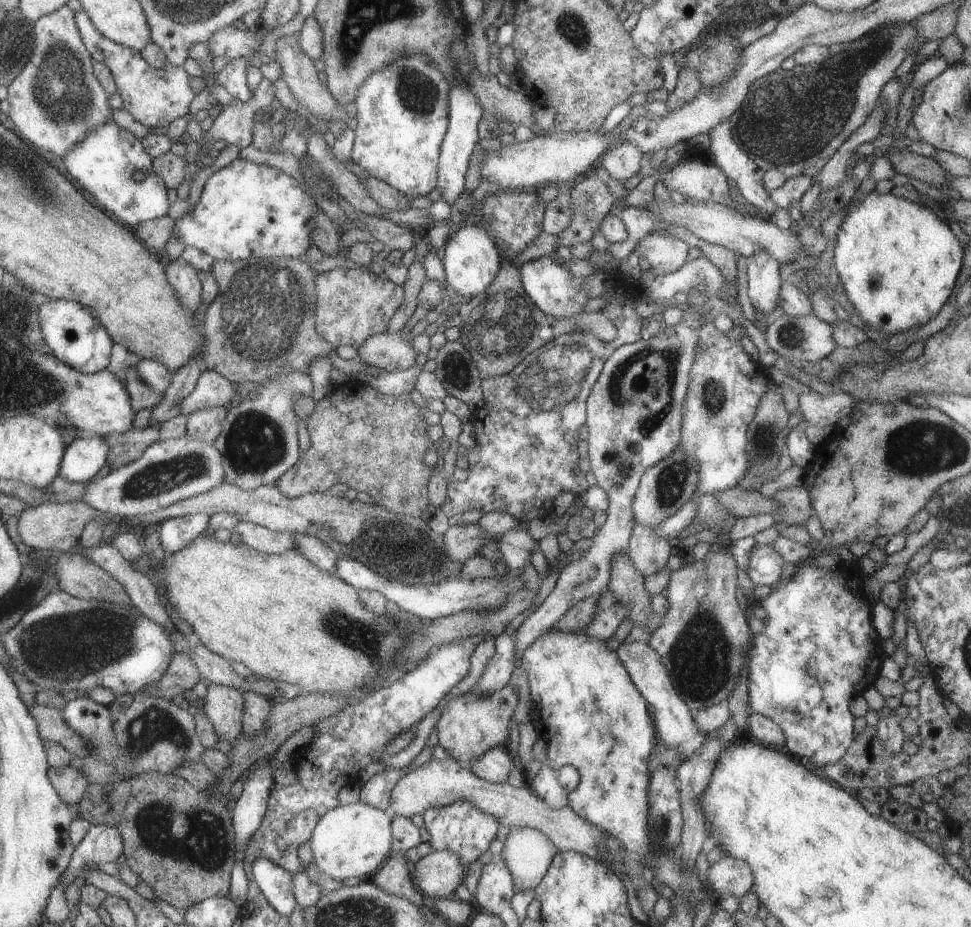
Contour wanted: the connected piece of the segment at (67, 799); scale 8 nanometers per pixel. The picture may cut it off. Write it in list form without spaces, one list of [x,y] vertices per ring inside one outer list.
[[[49,767],[47,773],[62,802],[75,807],[83,799],[83,793],[90,782],[74,767]]]

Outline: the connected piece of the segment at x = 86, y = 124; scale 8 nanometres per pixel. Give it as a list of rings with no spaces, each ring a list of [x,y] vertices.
[[[68,5],[53,10],[33,22],[34,52],[30,62],[25,64],[22,72],[8,86],[8,102],[11,104],[9,116],[20,134],[34,142],[38,148],[46,148],[56,156],[62,156],[71,146],[83,141],[83,138],[98,125],[112,119],[108,93],[102,88],[94,74],[94,59],[84,46],[80,31],[75,21],[75,12]]]

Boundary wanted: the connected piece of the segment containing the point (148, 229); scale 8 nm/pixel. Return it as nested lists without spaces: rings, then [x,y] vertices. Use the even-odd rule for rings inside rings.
[[[169,215],[150,219],[138,224],[136,237],[146,244],[147,248],[161,256],[165,252],[165,244],[175,230],[175,220]]]

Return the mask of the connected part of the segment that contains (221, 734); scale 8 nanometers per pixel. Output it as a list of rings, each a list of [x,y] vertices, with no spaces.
[[[209,683],[203,712],[212,721],[220,741],[232,743],[243,732],[242,693],[228,685]]]

